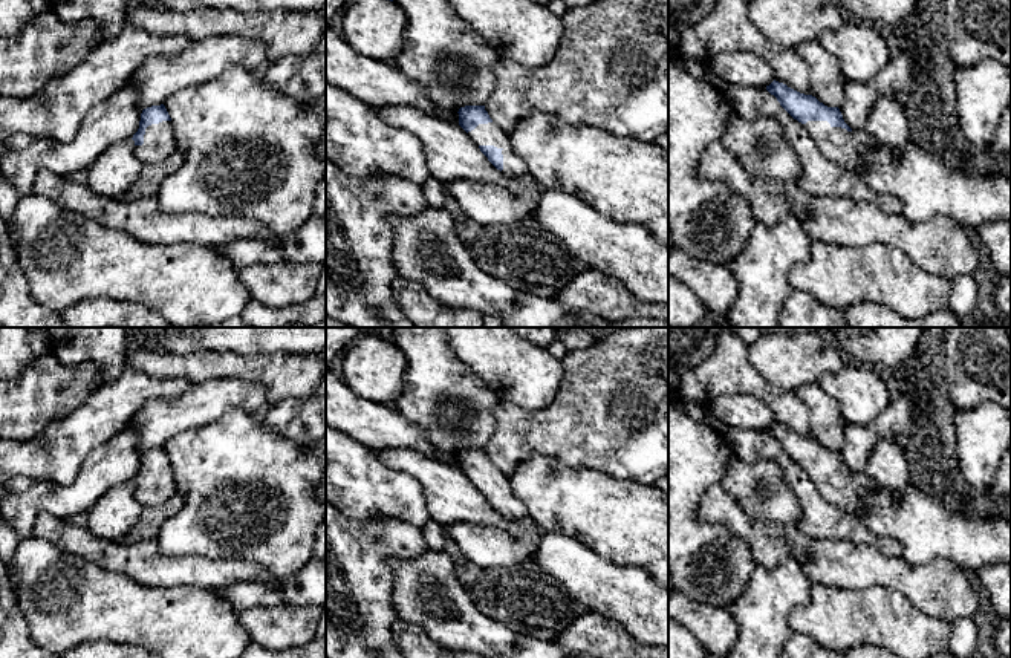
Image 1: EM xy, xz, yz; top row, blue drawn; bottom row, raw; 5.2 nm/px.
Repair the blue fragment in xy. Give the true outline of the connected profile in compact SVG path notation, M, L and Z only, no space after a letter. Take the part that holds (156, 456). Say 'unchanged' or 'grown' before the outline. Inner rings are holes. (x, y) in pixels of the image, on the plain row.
grown | M164 447L142 453L139 471L132 480L142 507L164 505L177 491L171 461Z

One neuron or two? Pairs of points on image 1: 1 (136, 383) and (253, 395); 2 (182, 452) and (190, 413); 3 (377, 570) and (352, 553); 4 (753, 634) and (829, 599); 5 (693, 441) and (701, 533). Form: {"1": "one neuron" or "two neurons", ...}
{"1": "two neurons", "2": "two neurons", "3": "one neuron", "4": "two neurons", "5": "one neuron"}

